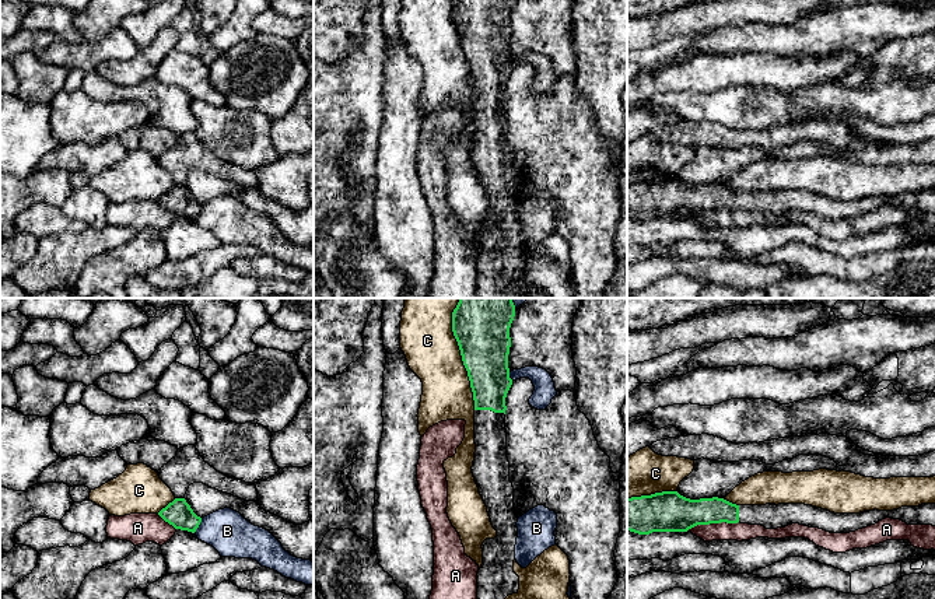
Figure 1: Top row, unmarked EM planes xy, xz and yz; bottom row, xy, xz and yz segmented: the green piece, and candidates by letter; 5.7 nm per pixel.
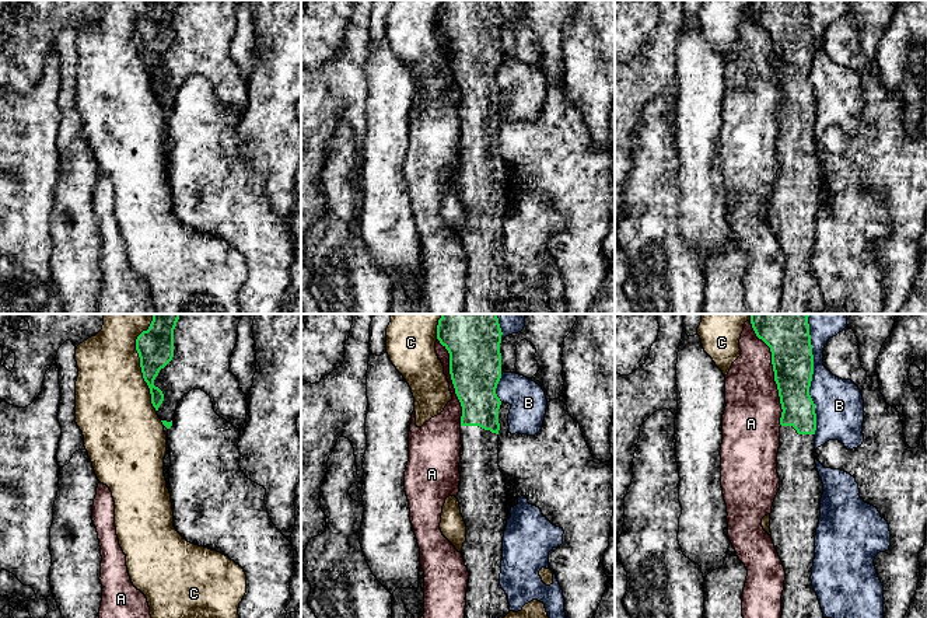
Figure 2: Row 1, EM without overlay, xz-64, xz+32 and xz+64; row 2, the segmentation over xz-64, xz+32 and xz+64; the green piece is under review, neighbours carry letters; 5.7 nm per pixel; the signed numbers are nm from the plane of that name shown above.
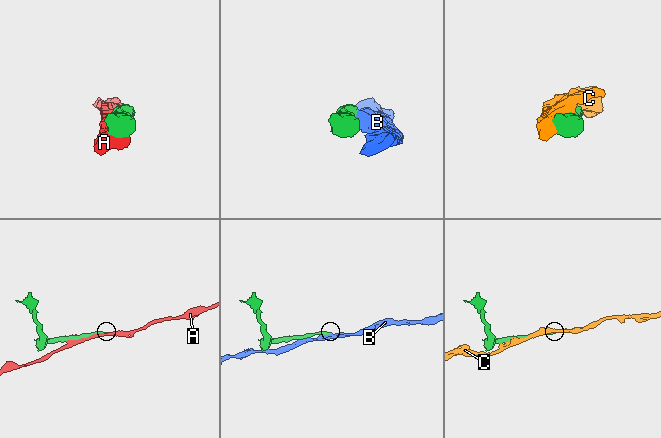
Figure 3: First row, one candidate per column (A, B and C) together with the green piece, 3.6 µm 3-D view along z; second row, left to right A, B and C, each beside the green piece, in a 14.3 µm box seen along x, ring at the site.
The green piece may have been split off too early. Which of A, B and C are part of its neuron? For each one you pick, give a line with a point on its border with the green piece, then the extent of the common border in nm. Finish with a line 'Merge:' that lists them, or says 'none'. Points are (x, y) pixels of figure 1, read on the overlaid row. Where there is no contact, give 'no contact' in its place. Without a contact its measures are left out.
Merge: none

